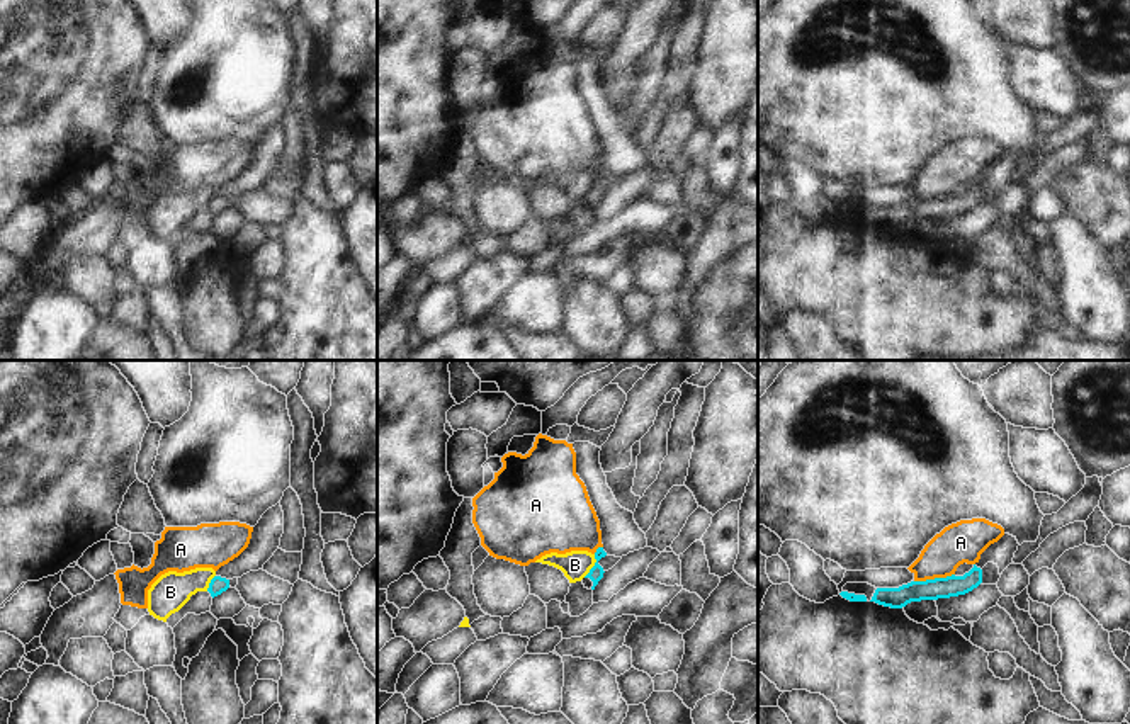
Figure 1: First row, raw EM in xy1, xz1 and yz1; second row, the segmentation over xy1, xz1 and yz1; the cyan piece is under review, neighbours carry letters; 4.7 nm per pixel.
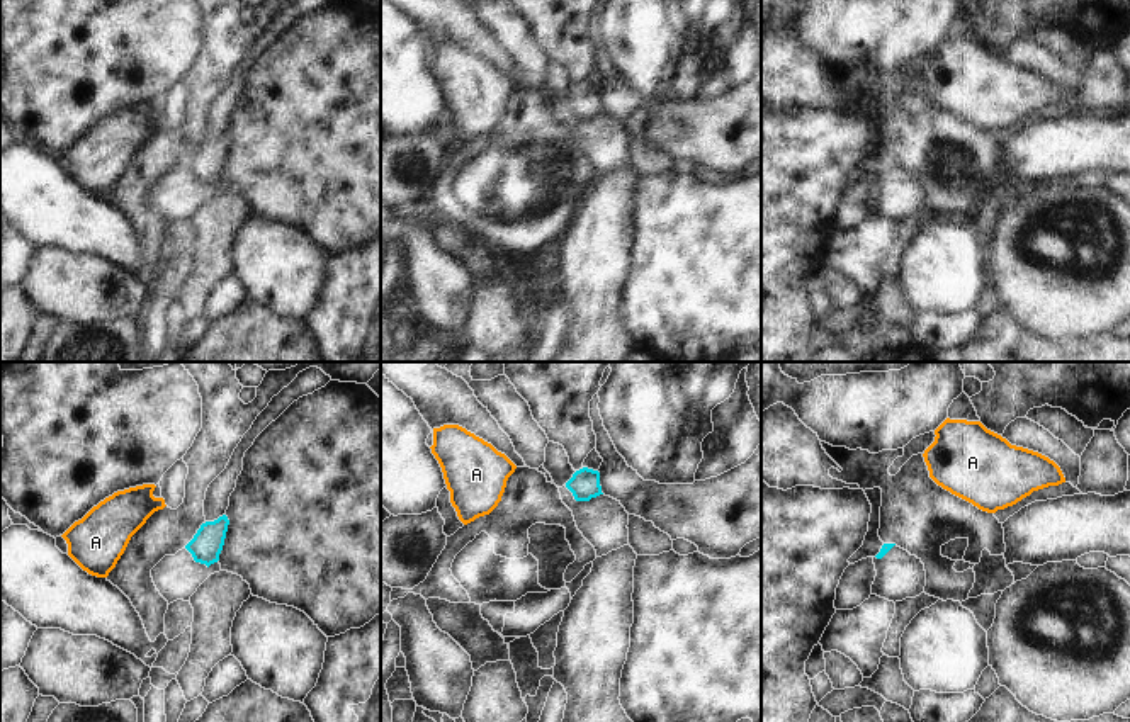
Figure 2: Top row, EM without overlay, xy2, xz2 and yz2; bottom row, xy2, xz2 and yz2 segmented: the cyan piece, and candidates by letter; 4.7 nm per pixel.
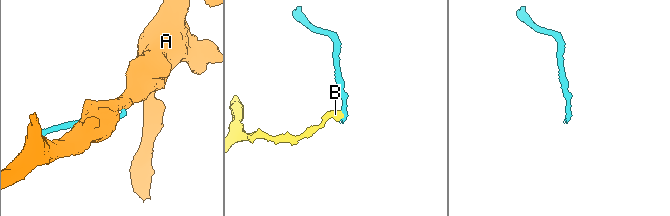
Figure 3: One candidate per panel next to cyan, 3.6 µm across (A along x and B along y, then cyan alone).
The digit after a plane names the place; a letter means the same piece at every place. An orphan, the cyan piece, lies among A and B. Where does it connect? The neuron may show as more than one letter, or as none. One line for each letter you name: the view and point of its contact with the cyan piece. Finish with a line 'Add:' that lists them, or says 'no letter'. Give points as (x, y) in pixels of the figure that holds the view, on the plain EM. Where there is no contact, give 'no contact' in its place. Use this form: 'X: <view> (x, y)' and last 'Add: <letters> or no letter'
Add: no letter

